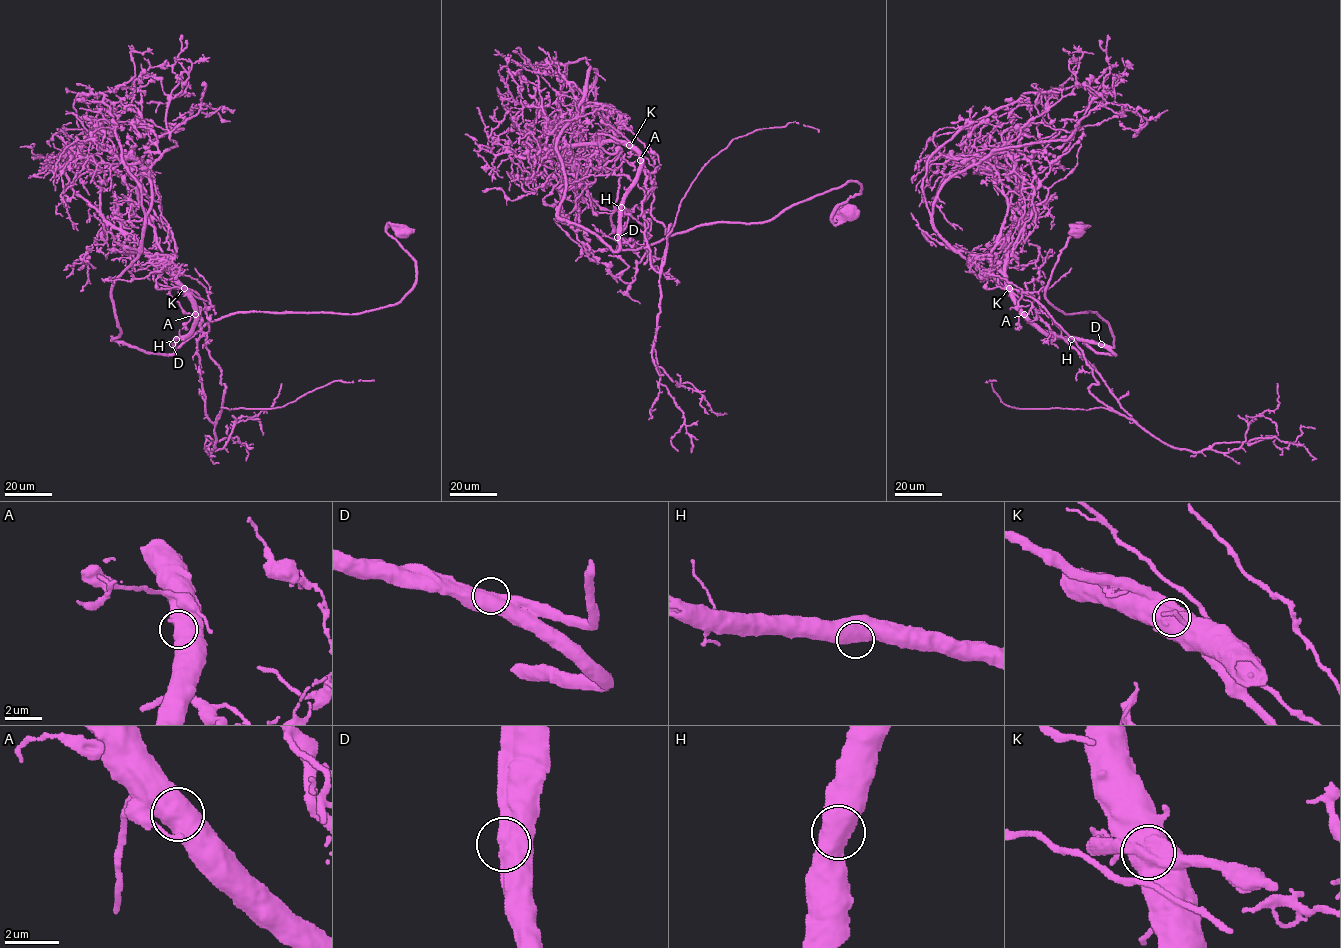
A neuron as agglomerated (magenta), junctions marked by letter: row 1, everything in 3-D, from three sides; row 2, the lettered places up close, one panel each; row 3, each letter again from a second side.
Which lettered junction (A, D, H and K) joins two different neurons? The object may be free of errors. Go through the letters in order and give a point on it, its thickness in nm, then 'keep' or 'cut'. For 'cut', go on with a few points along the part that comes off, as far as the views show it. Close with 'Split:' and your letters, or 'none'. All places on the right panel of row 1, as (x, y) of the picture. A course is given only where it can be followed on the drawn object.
A: (1024, 314) | 850 nm | keep
D: (1101, 344) | 900 nm | keep
H: (1071, 339) | 900 nm | keep
K: (1009, 288) | 1200 nm | cut | (1009, 288), (1037, 301), (1075, 342), (1098, 384), (1089, 391), (1136, 423), (1036, 313), (1025, 284), (1050, 252)
Split: K

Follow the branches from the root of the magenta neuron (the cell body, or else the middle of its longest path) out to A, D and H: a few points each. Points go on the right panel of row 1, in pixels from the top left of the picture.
A: (1078, 231), (1045, 298), (1066, 314), (1095, 312), (1113, 347), (1050, 337), (1024, 314)
D: (1078, 231), (1082, 223), (1058, 257), (1045, 298), (1066, 314), (1095, 312), (1113, 336), (1113, 347), (1101, 344)
H: (1078, 231), (1082, 223), (1058, 257), (1045, 298), (1066, 314), (1095, 312), (1107, 323), (1113, 347), (1071, 339)

